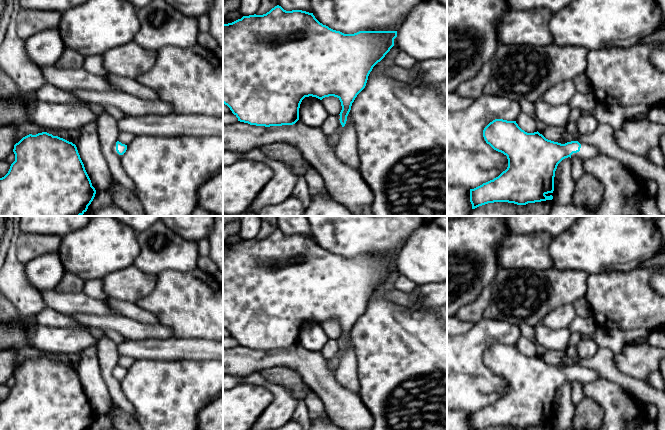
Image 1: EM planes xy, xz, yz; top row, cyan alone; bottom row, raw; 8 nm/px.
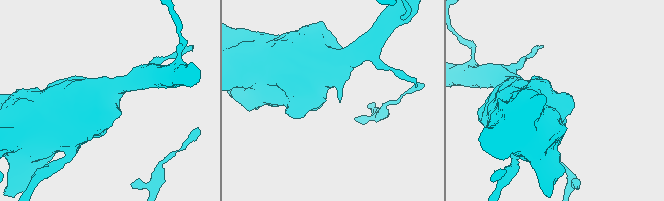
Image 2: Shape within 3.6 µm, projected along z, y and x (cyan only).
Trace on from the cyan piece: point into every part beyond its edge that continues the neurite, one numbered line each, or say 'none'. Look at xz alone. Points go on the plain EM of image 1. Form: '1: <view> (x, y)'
1: xz (332, 363)

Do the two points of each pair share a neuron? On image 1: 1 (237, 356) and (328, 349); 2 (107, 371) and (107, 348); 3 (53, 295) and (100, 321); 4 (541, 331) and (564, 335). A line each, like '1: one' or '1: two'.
1: two
2: one
3: two
4: one

